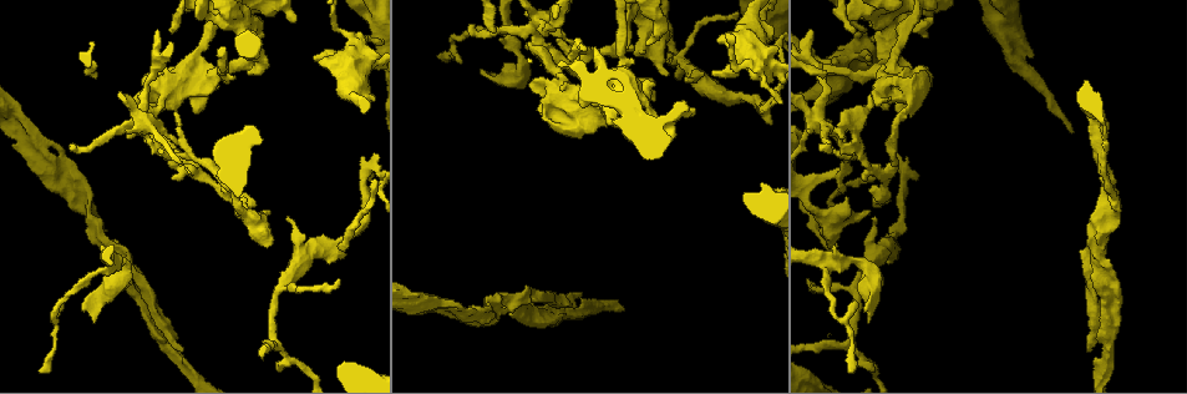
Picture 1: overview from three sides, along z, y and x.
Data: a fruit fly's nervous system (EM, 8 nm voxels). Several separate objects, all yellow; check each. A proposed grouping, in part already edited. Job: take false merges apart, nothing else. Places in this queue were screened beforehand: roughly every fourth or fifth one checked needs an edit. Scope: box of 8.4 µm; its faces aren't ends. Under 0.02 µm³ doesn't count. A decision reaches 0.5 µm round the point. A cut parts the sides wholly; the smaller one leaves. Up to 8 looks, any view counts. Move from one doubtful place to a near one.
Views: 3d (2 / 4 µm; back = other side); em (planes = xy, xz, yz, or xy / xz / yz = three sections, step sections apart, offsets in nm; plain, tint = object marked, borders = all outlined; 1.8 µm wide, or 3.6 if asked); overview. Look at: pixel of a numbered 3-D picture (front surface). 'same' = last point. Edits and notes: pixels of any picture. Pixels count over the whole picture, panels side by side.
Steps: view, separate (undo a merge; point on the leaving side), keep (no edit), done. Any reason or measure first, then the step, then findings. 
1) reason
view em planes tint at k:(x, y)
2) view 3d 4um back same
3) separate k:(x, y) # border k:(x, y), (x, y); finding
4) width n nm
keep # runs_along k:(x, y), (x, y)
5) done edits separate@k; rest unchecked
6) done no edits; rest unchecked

arms run side by side
view 3d 4um at 1:(1095, 263)

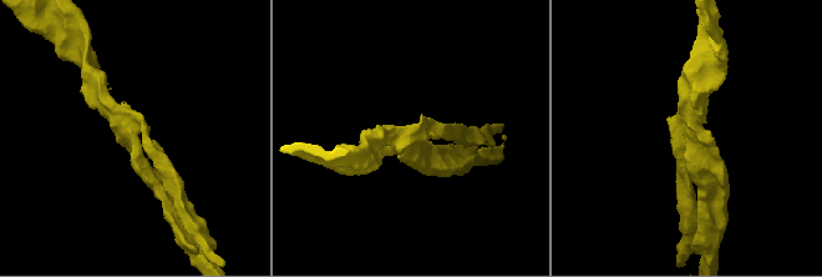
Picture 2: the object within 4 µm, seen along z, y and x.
view em planes tint at 2:(137, 140)

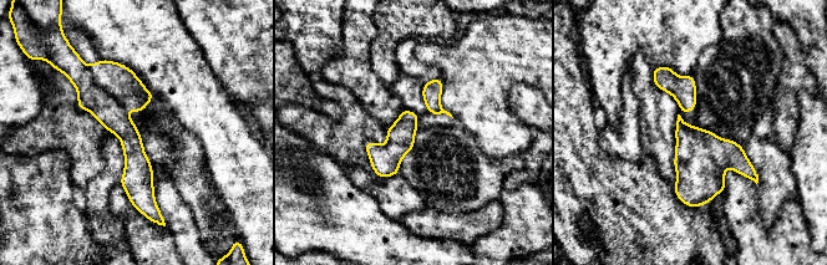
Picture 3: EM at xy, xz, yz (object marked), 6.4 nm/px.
separate 3:(116, 79) # a second neuron is stuck on

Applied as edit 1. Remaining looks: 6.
two arms in line, one across
view em yz step 8 tint at 2:(712, 37)

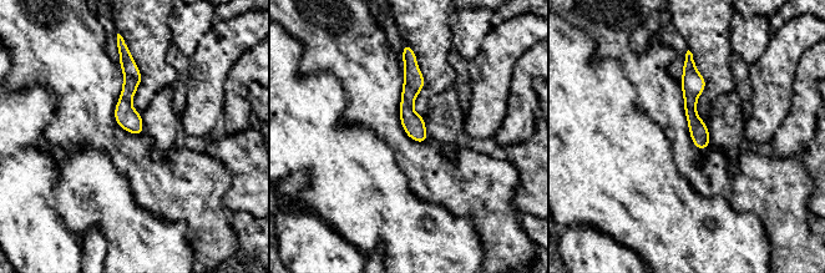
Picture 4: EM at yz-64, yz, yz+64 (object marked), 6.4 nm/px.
cut it another way
view em planes tint same

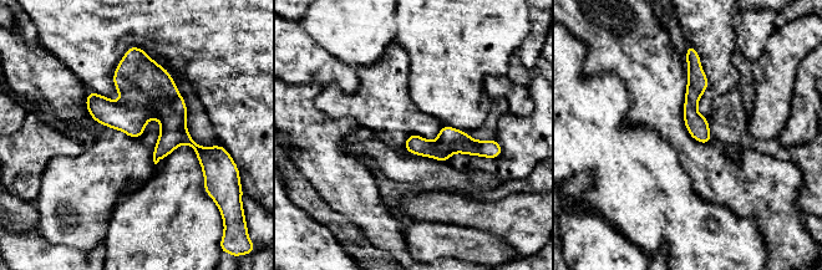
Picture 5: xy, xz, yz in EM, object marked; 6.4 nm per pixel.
width 120 nm
keep # runs_along 5:(407, 146), (470, 146), (487, 149); all the same neuron

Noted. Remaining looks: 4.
touches itself
view em xz step 8 tint at 1:(858, 156)

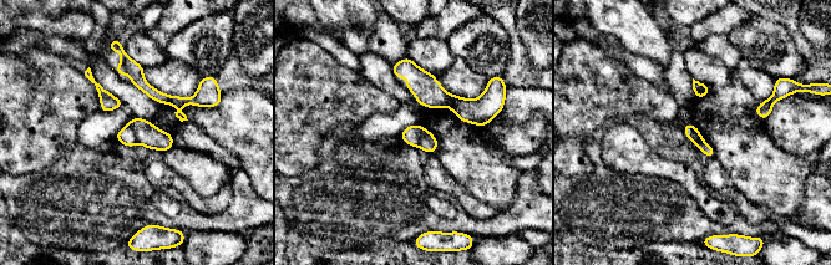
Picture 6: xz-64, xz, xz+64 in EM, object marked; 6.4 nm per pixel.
separate 6:(411, 136) # border 6:(417, 126), (420, 128), (419, 146); a second neuron is stuck on

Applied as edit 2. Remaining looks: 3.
done edits separate@3, separate@6; rest unchecked

